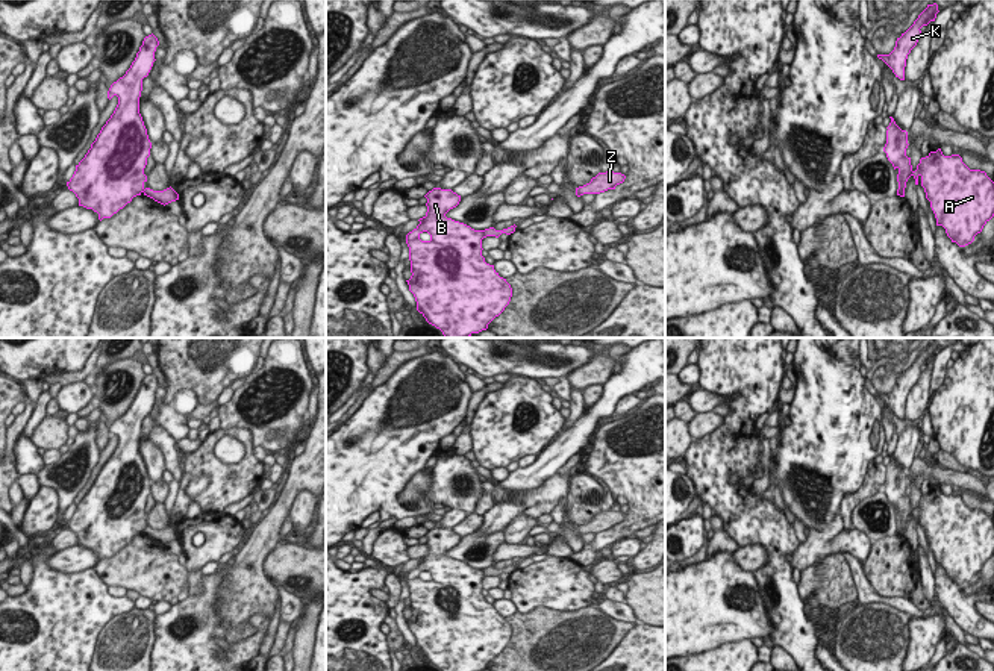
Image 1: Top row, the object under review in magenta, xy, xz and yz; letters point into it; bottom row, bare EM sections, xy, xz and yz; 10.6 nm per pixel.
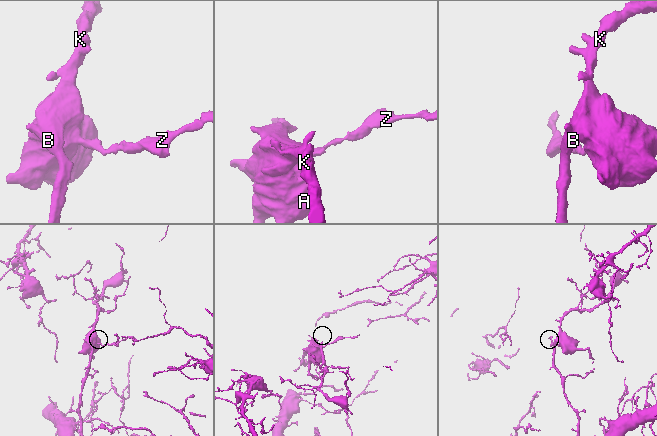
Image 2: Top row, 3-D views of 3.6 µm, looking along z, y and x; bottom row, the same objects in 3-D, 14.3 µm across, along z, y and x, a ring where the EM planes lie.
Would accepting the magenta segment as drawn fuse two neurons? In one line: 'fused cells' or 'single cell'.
fused cells

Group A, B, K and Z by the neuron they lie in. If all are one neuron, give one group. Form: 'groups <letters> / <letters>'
groups A B K / Z

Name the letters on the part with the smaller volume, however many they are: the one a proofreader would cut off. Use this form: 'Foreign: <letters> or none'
Foreign: Z

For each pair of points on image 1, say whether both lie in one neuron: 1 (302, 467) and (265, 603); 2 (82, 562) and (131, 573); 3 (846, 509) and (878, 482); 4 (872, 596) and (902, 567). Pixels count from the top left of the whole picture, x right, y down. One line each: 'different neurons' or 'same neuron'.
1: same neuron
2: different neurons
3: same neuron
4: different neurons

